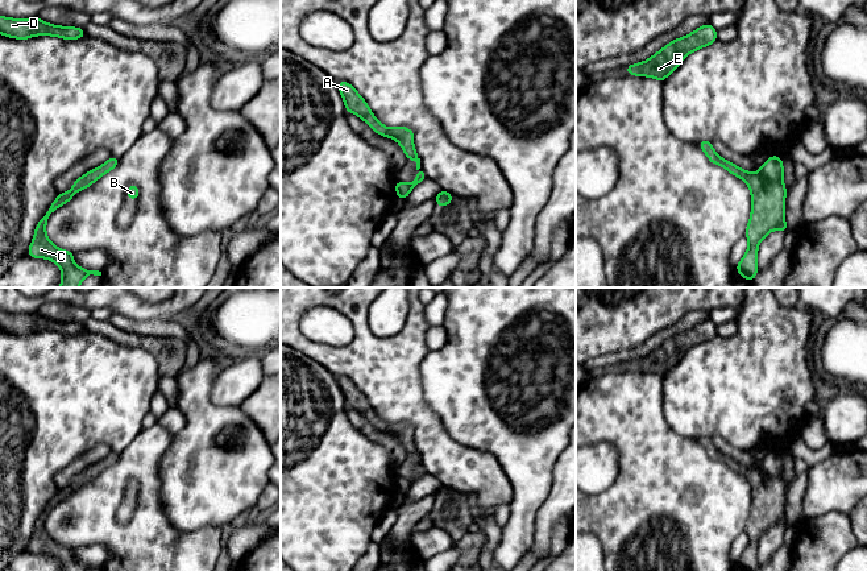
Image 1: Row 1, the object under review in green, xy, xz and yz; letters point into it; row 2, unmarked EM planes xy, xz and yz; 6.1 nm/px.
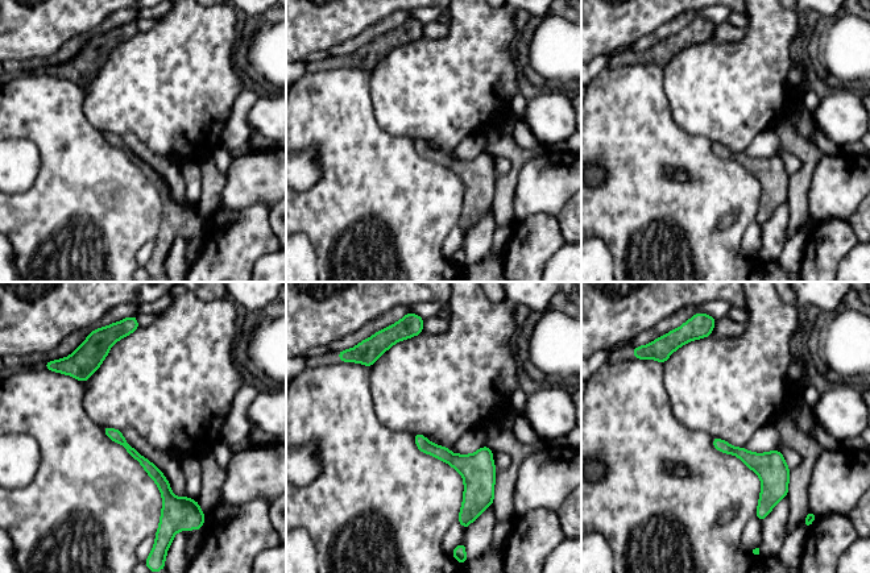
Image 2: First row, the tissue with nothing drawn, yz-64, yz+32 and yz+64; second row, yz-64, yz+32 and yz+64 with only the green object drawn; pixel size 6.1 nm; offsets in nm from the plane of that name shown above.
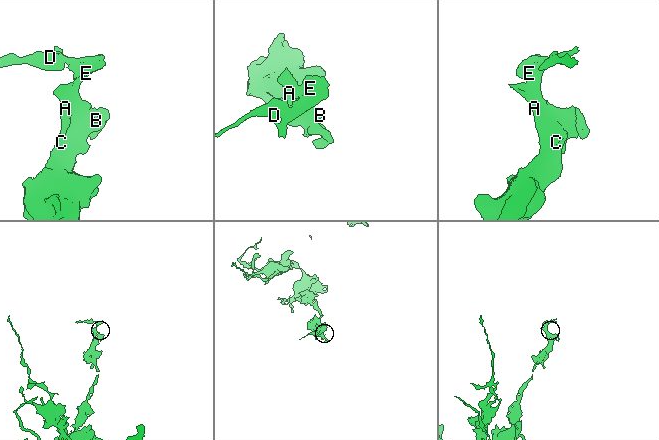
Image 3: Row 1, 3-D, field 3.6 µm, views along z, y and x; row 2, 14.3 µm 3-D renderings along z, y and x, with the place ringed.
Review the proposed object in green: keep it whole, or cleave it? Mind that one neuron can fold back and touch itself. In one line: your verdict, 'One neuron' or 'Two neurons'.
One neuron

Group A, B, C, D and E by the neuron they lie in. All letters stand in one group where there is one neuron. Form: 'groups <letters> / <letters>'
groups A B C D E

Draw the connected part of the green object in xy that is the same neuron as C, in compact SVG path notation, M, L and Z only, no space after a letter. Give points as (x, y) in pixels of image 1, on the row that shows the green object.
M111 157L101 166L87 171L84 175L79 177L72 189L58 194L57 199L51 203L46 214L38 222L32 244L28 249L28 255L34 258L47 258L59 265L62 270L62 281L59 287L79 287L80 282L87 276L101 276L99 270L87 270L74 264L74 253L57 248L46 236L46 223L49 216L61 206L70 202L75 193L90 187L95 181L101 178L108 171L113 170L119 165L119 158Z

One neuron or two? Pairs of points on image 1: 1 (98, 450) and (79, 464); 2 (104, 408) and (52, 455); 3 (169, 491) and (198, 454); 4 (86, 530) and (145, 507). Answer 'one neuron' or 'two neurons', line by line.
1: one neuron
2: one neuron
3: one neuron
4: one neuron

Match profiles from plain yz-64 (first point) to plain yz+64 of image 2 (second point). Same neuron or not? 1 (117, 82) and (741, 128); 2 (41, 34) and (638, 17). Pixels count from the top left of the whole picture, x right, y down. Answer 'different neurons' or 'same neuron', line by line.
1: same neuron
2: same neuron

